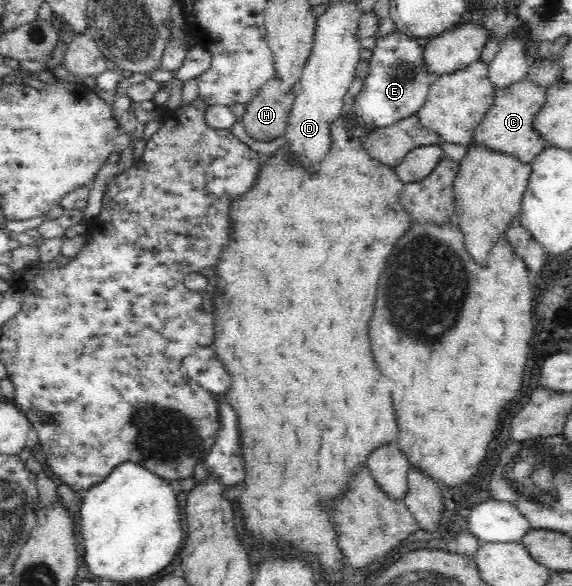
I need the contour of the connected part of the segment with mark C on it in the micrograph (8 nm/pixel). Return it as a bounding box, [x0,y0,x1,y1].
[474,76,547,163]

